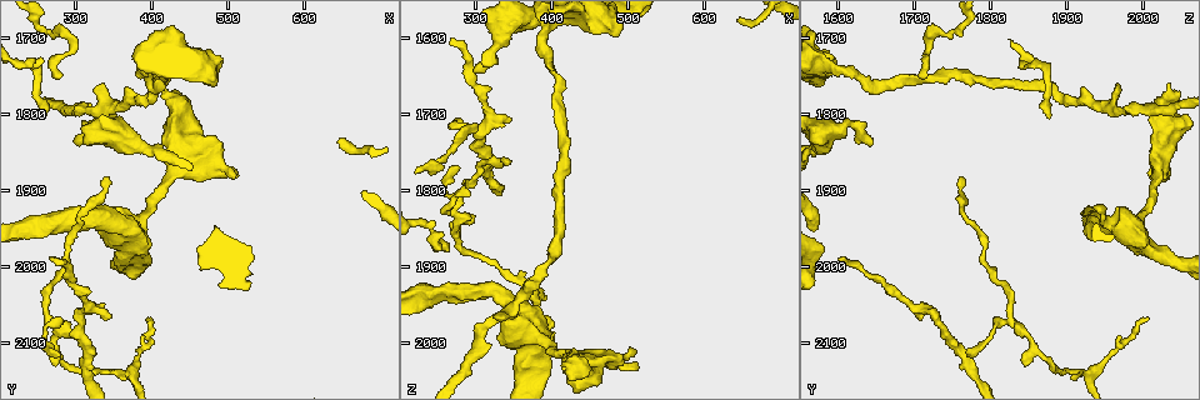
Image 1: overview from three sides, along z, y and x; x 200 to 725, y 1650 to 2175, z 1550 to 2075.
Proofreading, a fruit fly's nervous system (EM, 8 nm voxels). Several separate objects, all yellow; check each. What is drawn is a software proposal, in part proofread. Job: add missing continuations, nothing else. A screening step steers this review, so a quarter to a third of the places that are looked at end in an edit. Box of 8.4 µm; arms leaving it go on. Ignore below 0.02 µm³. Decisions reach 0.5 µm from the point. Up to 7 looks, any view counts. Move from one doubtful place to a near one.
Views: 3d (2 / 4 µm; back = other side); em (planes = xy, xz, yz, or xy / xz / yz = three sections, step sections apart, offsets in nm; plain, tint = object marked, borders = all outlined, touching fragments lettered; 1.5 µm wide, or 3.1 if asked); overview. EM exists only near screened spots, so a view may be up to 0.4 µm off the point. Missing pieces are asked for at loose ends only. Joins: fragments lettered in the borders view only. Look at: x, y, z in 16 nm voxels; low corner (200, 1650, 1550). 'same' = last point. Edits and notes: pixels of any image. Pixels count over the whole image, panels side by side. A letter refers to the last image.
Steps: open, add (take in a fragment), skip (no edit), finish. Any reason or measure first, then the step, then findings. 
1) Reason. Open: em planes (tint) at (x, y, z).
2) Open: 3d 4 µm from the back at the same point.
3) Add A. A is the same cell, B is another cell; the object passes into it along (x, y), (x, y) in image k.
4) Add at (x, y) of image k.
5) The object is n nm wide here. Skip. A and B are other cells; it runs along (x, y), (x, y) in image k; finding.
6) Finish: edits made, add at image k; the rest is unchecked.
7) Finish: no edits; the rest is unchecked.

An open end. Open: em planes (borders) at (505, 1885, 2020).

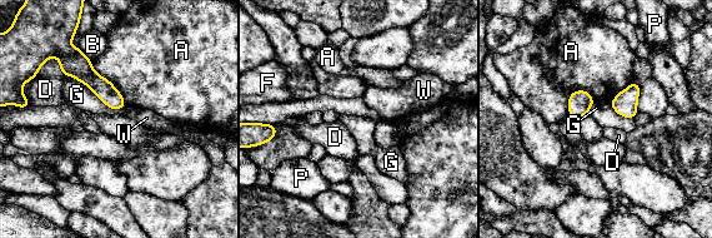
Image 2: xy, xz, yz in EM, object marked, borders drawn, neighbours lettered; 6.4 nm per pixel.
Skip. A, B, D, F, G, P and W are other cells; no lettered fragment goes on from it.

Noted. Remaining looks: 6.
An open end. Open: em planes (borders) at (330, 1765, 1970).

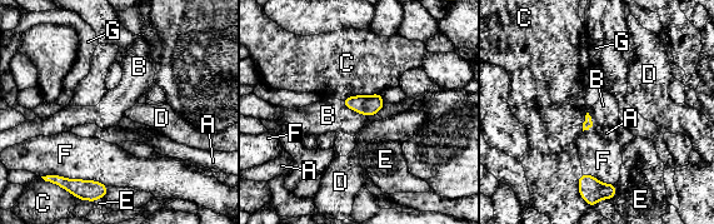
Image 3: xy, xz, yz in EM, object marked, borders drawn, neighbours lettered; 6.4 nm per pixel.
Skip. A, B, C, D, E, F and G are other cells; no lettered fragment goes on from it.

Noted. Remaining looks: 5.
Thin end. Open: 3d 2 µm at (275, 1750, 1710).

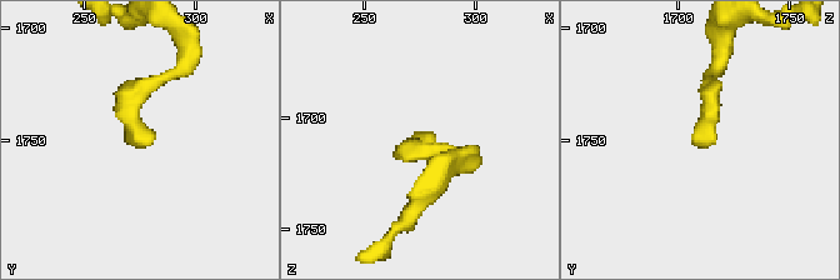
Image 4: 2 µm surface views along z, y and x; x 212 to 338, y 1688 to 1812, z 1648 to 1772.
Open: em xz step 8 (tint) at (275, 1753, 1707).

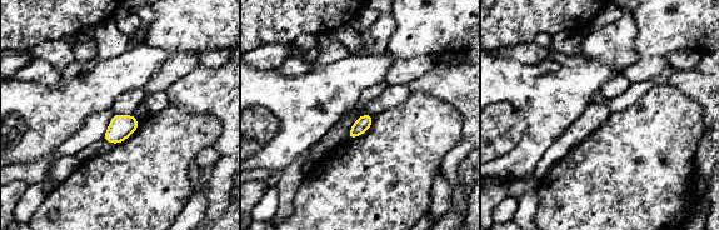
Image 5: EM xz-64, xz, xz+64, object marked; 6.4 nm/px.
Open: em planes (borders) at the same point.

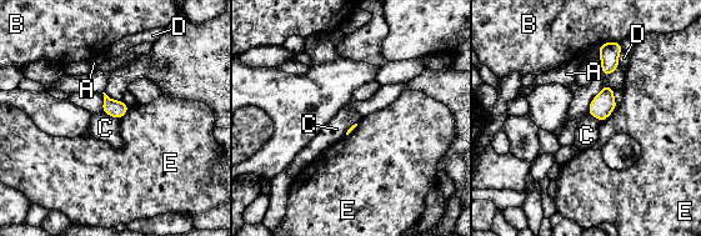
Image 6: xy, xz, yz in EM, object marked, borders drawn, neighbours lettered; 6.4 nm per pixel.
Skip. A, B, C, D and E are other cells; a border runs along (103, 111), (119, 120) in image 6; no lettered fragment goes on from it.

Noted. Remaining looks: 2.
Finish: no edits; the rest is unchecked.

